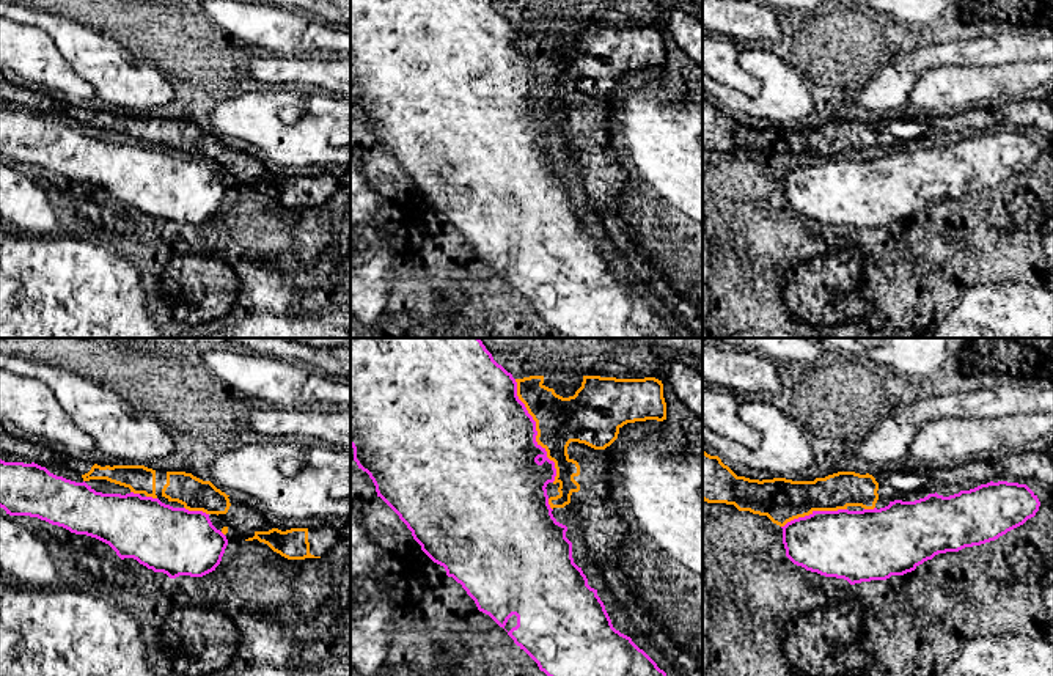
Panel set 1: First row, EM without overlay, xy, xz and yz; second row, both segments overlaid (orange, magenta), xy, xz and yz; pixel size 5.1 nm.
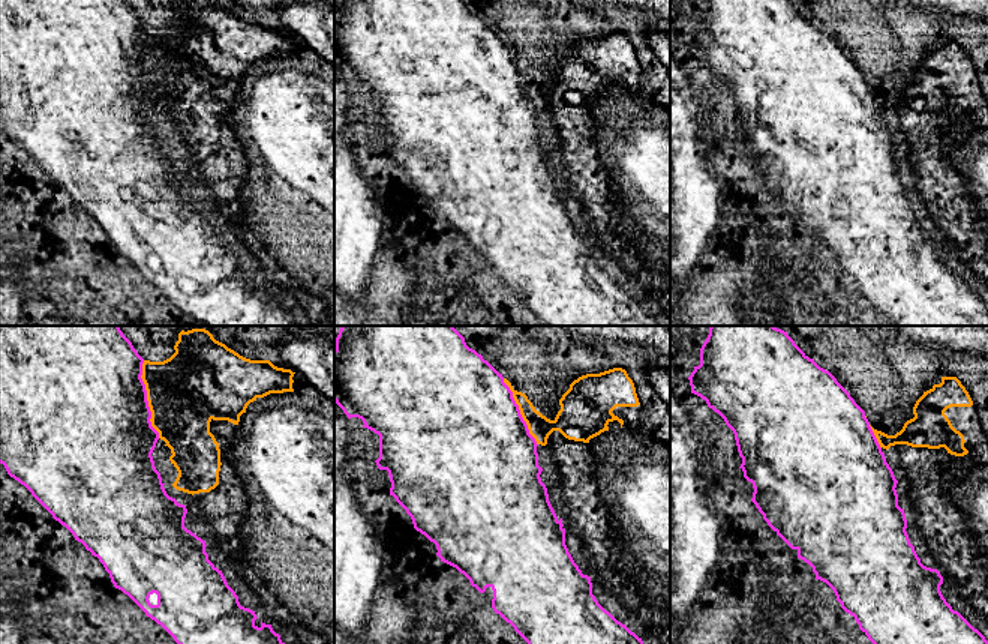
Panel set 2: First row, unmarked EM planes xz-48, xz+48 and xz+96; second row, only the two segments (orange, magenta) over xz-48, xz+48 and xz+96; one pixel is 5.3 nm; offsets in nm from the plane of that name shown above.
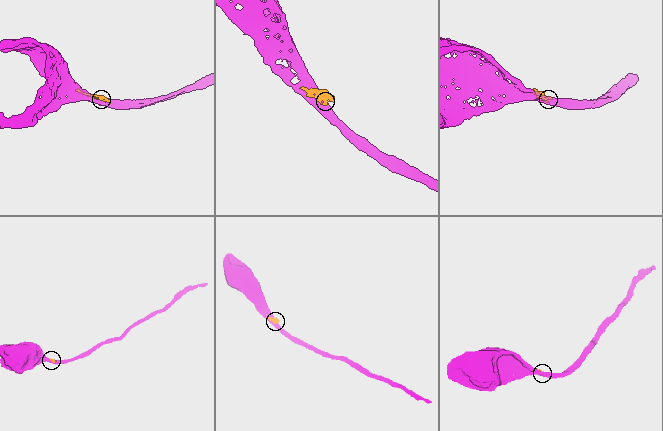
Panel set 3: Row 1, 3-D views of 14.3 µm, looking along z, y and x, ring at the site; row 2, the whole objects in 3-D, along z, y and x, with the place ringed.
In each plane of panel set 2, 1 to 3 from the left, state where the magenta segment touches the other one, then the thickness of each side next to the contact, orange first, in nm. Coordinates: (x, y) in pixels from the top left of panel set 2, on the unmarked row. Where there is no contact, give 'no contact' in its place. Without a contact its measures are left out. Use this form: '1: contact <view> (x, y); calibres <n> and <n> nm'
1: contact xz-48 (147, 63); calibres 400 and 500 nm
2: contact xz+48 (520, 75); calibres 120 and 500 nm
3: contact xz+96 (876, 101); calibres 170 and 500 nm

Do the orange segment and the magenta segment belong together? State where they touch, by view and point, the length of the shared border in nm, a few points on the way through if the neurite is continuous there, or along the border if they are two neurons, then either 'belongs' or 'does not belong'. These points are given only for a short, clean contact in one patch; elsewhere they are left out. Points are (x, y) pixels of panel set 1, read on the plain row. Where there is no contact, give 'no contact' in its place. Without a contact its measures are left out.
contact xz (536, 77); length 550 nm; does not belong

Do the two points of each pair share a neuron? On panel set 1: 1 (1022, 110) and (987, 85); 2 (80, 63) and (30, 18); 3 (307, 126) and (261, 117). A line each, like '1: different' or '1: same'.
1: different
2: same
3: same

